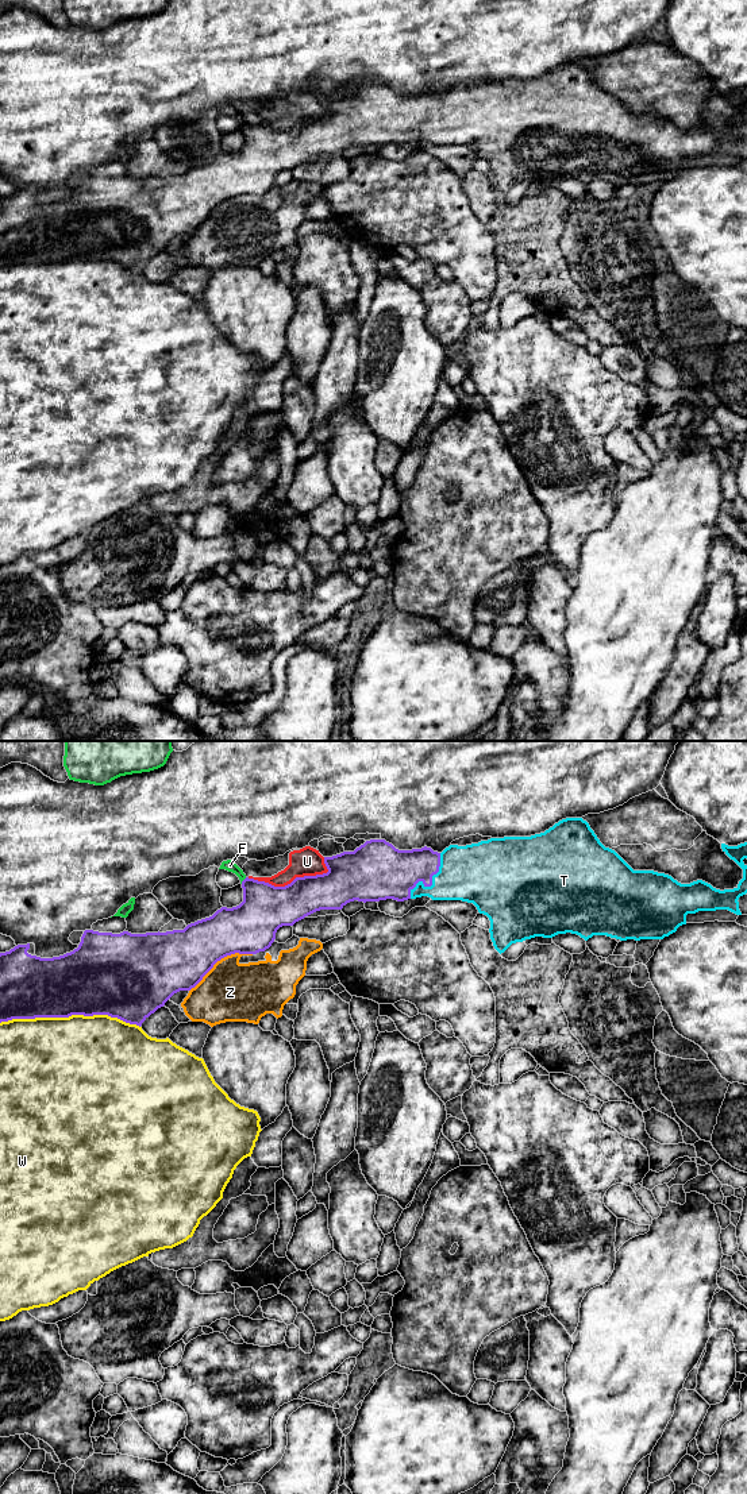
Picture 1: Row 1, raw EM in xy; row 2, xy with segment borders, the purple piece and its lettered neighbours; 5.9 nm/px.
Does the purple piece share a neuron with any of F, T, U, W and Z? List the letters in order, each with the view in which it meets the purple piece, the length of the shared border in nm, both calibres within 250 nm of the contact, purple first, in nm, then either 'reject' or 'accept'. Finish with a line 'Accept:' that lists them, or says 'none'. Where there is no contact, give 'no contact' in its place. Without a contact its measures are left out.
F: xy | 50 nm | 280/70 nm | reject
T: xy | 320 nm | 300/340 nm | accept
U: xy | 500 nm | 280/170 nm | reject
W: xy | 850 nm | 420/480 nm | reject
Z: xy | 440 nm | 360/360 nm | reject
Accept: T

